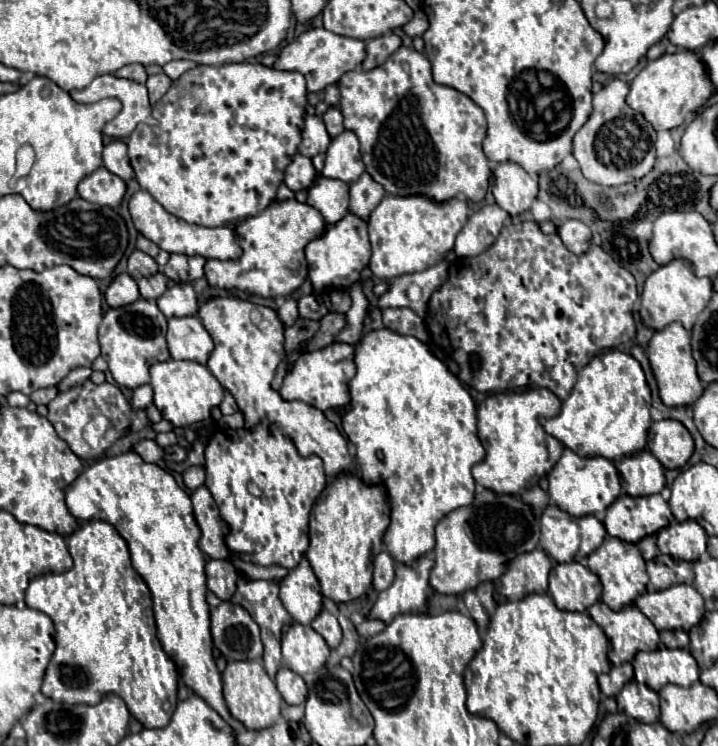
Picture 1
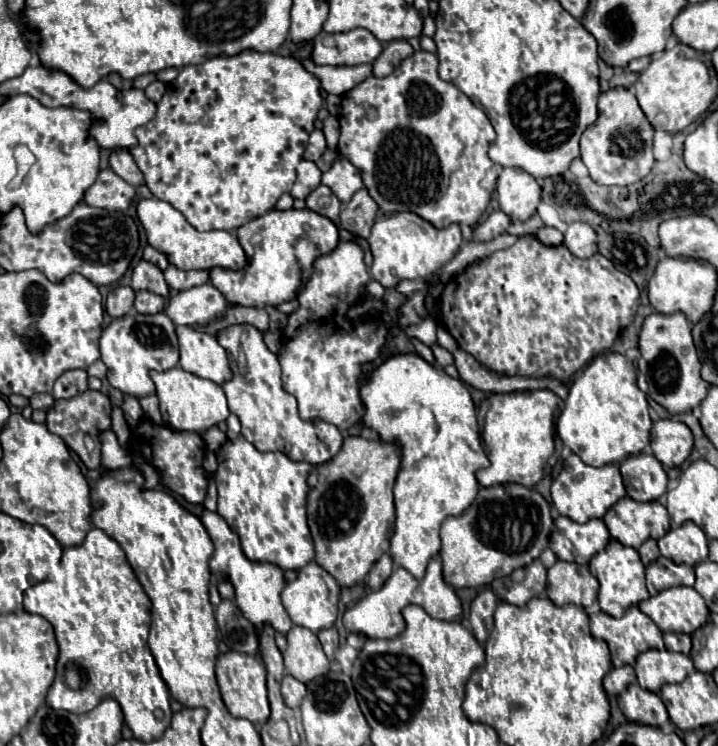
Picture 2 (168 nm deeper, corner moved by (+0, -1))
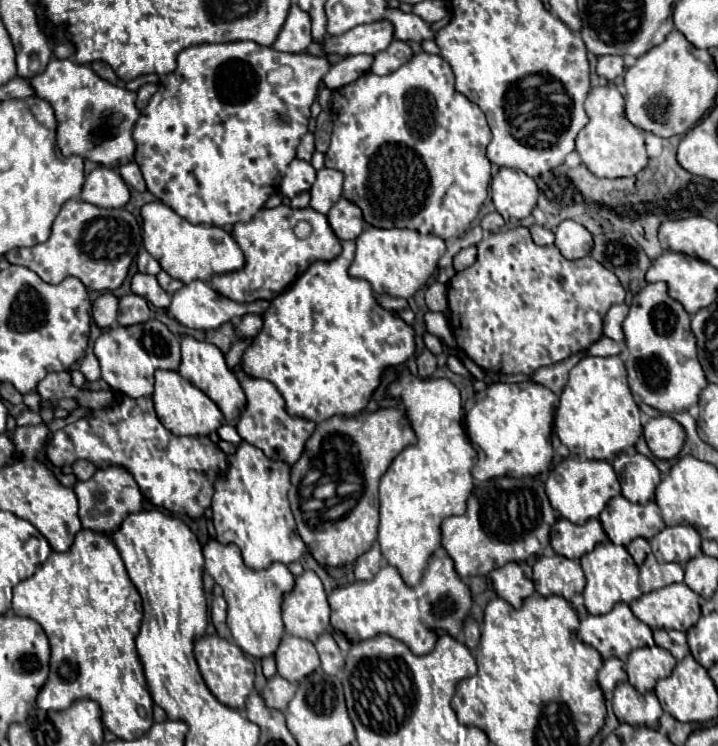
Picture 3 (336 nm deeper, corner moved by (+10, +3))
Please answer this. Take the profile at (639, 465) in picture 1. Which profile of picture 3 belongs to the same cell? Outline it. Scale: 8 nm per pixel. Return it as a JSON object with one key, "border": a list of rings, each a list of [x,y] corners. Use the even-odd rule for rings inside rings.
{"border":[[[620,453],[612,467],[622,485],[622,495],[632,503],[648,503],[654,499],[654,491],[660,483],[658,467],[640,453]]]}

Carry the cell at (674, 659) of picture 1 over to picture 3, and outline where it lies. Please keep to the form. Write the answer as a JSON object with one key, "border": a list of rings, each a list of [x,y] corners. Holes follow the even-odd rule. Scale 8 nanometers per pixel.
{"border":[[[652,645],[634,649],[626,661],[628,682],[638,691],[652,691],[656,681],[668,677],[676,667],[676,659],[664,648]]]}

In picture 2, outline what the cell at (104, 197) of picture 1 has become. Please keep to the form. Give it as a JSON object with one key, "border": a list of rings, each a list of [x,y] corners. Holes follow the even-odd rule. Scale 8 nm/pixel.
{"border":[[[102,169],[98,179],[84,193],[84,201],[92,207],[108,211],[124,211],[128,209],[134,191],[136,189],[130,183],[126,183],[122,177],[118,177],[112,169]]]}

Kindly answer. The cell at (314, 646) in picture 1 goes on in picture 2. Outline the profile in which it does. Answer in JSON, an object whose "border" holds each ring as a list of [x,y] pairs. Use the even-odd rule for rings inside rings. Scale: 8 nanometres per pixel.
{"border":[[[294,625],[286,637],[288,637],[288,649],[284,651],[286,673],[292,673],[302,683],[308,683],[314,677],[328,673],[330,663],[316,633]]]}

